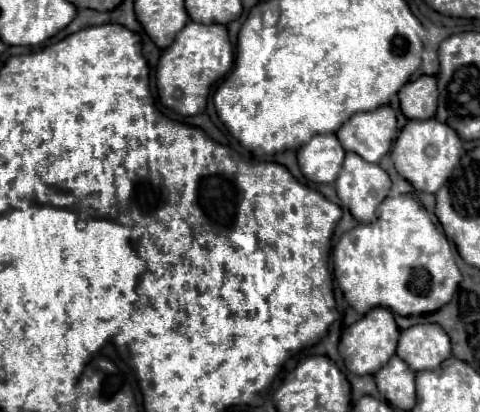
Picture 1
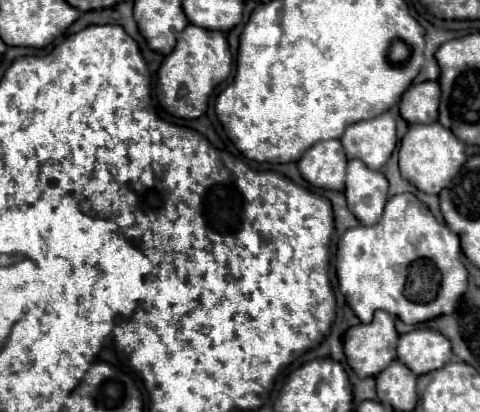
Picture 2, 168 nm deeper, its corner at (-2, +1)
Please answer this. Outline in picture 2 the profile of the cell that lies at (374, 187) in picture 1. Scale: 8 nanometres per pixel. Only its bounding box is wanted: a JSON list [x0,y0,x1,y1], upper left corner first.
[345,160,387,226]

